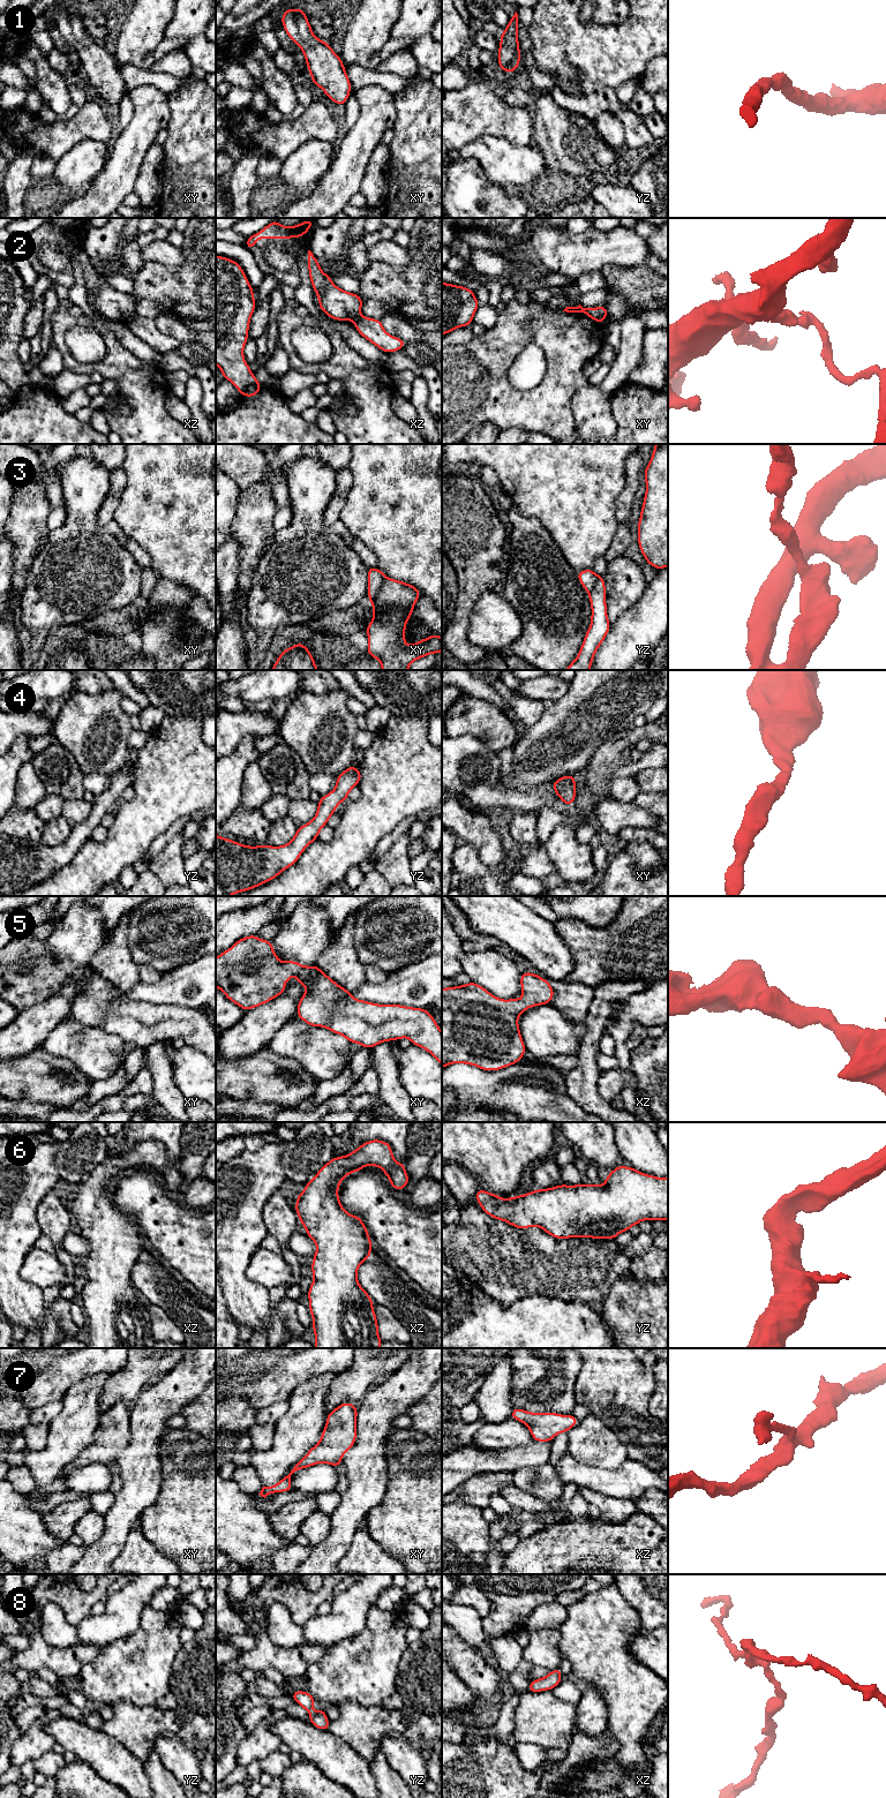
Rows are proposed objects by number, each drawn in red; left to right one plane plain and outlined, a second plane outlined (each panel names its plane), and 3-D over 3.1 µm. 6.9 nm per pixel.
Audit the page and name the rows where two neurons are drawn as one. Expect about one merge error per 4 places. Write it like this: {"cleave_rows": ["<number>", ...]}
{"cleave_rows": ["2", "3"]}

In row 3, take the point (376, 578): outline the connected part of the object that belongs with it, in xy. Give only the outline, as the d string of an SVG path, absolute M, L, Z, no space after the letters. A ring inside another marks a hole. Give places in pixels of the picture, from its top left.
M368 566L368 601L370 601L381 589L385 580L383 571Z

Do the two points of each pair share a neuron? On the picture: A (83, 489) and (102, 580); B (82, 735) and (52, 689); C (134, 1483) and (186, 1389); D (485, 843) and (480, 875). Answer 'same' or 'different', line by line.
A: same
B: different
C: same
D: different

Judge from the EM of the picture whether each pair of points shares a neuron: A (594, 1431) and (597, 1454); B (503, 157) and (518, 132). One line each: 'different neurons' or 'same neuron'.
A: same neuron
B: different neurons

